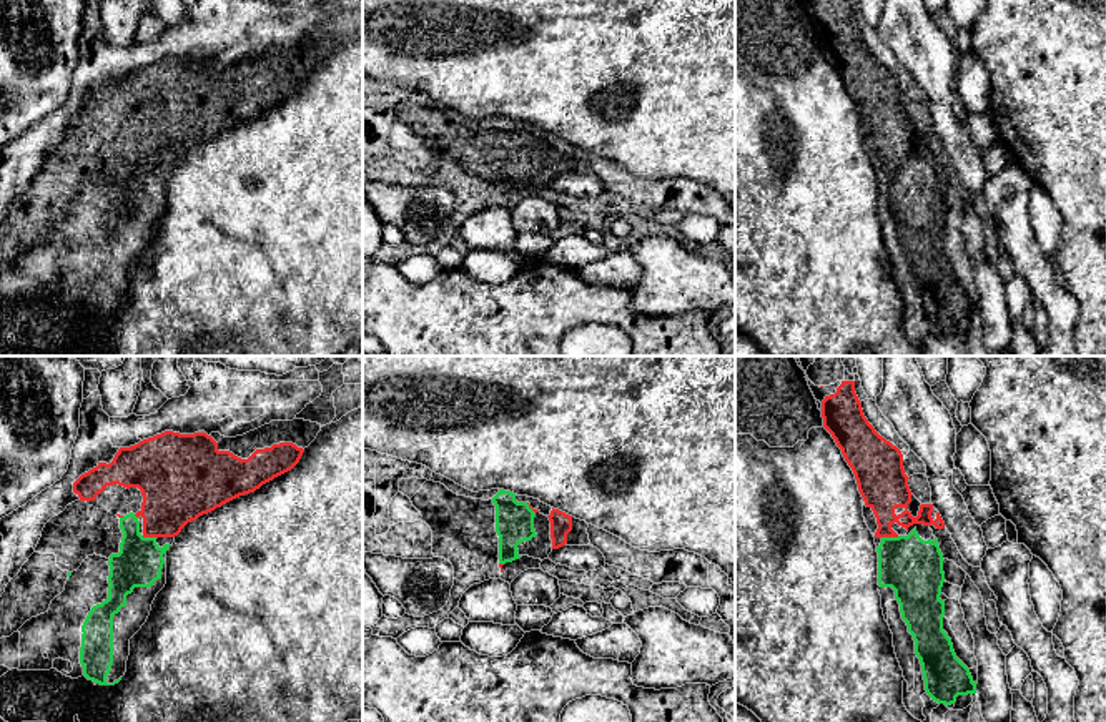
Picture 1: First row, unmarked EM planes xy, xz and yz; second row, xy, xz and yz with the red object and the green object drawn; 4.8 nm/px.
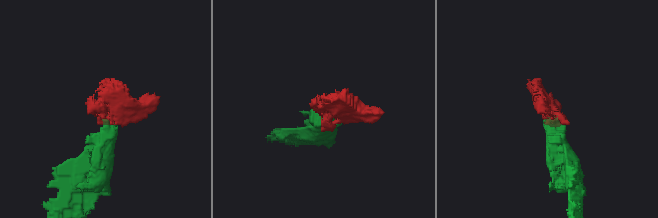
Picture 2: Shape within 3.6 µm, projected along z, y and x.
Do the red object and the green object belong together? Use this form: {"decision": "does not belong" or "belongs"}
{"decision": "belongs"}

